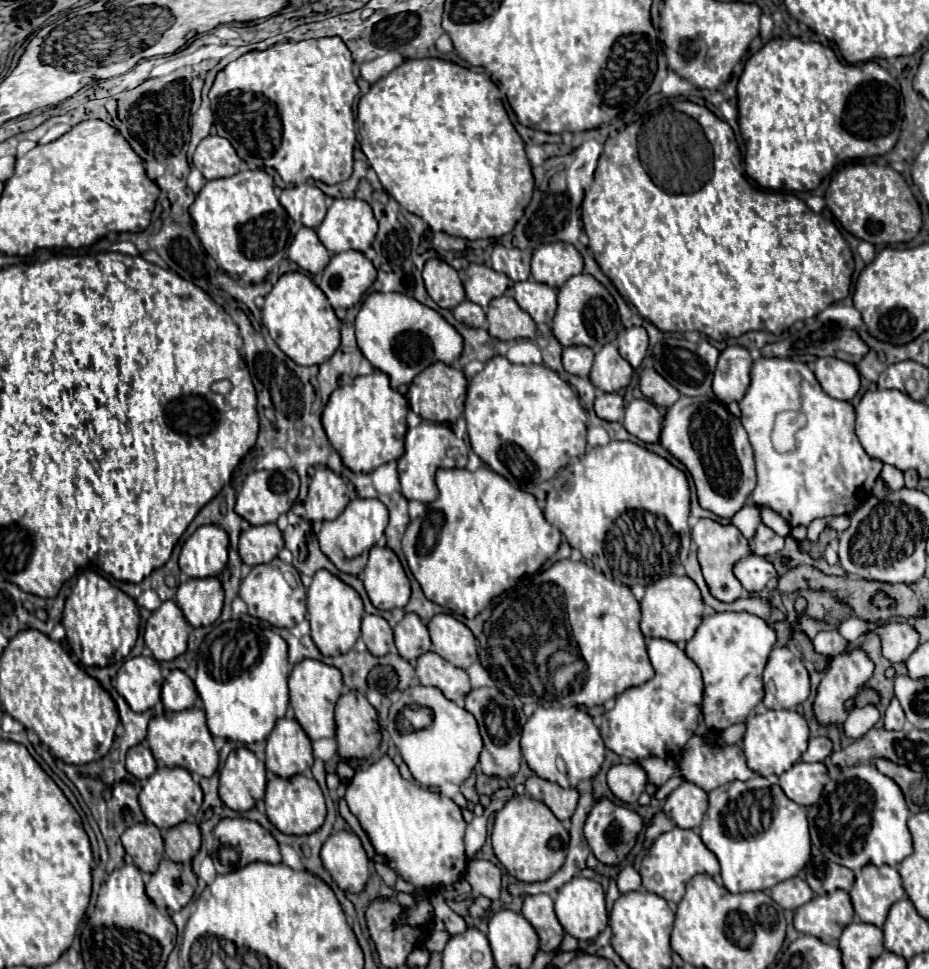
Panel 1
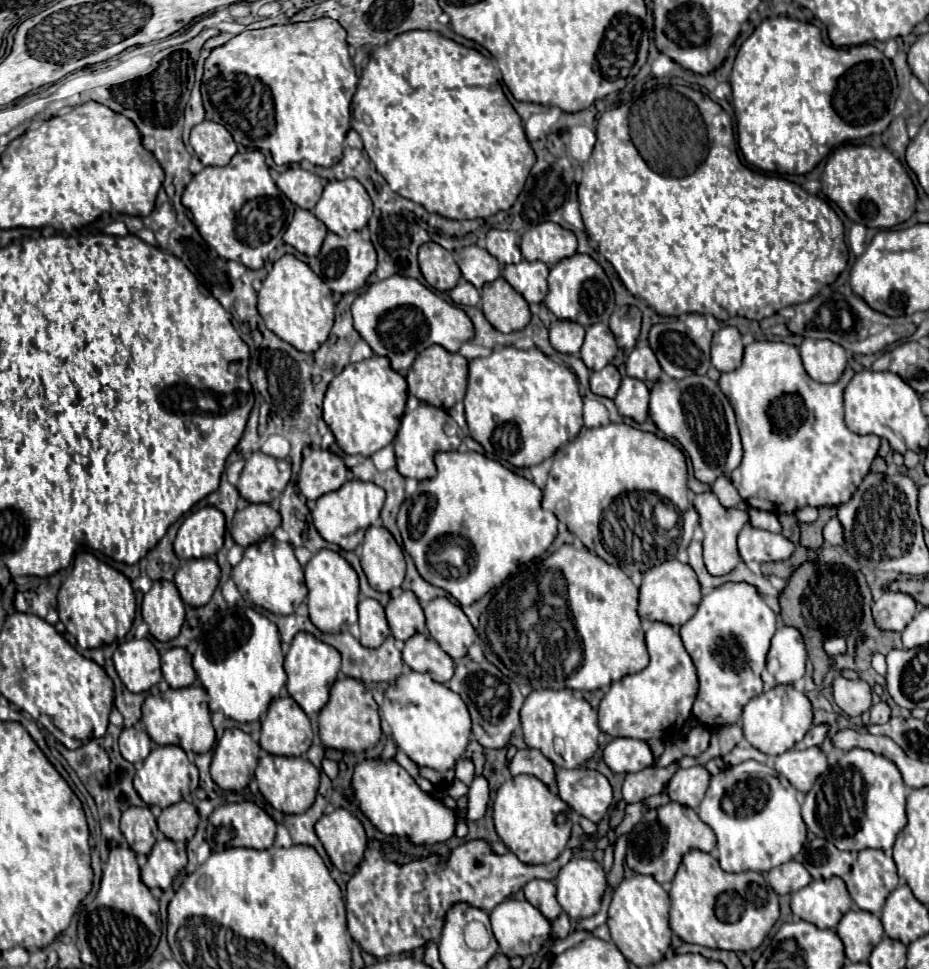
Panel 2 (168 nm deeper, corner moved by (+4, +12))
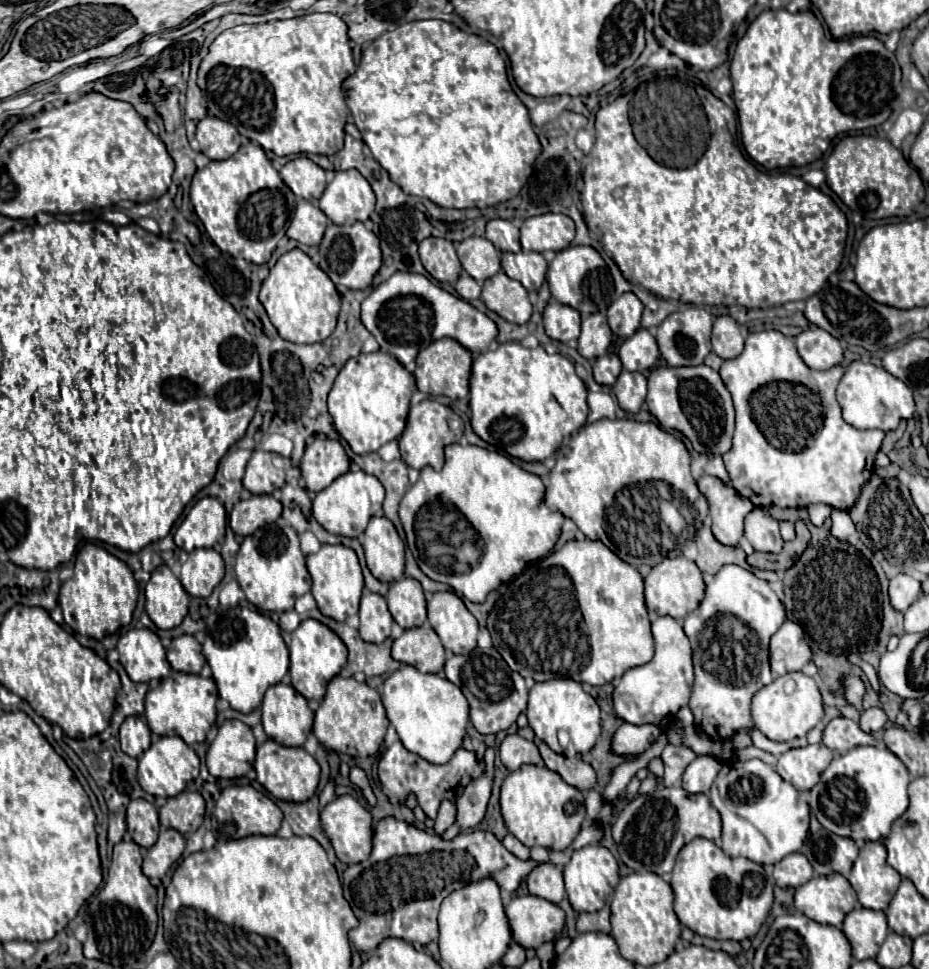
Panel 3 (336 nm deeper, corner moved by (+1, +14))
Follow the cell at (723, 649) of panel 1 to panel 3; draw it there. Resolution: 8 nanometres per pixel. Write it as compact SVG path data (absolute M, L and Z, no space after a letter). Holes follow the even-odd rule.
M727 564L719 574L713 576L713 582L707 584L705 598L701 606L685 616L683 630L691 640L693 648L693 666L695 666L695 684L689 698L689 708L695 716L695 726L713 740L731 740L739 730L745 730L753 724L751 720L751 698L757 690L773 682L769 670L769 640L779 630L785 620L785 606L769 584L749 570Z

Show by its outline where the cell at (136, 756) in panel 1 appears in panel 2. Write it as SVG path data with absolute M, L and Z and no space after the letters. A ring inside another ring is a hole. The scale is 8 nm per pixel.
M124 728L120 734L120 754L132 762L132 764L140 764L146 760L148 752L152 750L152 740L144 730L138 728Z

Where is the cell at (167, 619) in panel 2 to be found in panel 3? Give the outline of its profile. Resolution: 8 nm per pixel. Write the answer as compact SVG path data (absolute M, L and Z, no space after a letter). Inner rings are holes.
M165 564L157 566L151 572L151 580L145 586L145 610L147 610L149 618L155 622L157 628L169 630L183 622L183 618L187 616L187 606L189 606L189 594L185 592L179 578L171 572L169 566L165 566Z

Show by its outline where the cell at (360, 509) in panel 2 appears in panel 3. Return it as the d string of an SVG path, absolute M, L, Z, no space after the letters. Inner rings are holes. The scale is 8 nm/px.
M363 470L347 472L335 478L331 486L317 492L313 500L313 516L327 532L337 536L357 538L359 534L365 532L369 518L381 510L383 498L385 498L385 490L377 478L371 478L371 474L363 474Z

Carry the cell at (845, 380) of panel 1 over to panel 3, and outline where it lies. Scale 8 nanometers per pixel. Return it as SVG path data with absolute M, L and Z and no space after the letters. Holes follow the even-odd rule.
M807 328L797 338L797 350L803 362L813 370L827 370L837 366L843 360L841 342L827 334L823 328Z

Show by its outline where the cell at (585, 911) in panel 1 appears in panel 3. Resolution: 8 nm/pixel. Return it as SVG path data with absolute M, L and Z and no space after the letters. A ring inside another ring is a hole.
M589 844L573 852L569 864L563 868L565 890L571 906L577 912L597 912L605 906L609 894L613 892L611 884L619 882L619 864L615 856L601 844Z

